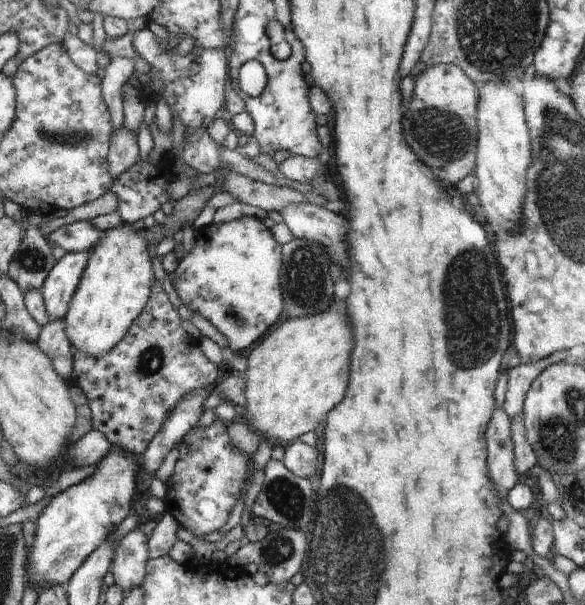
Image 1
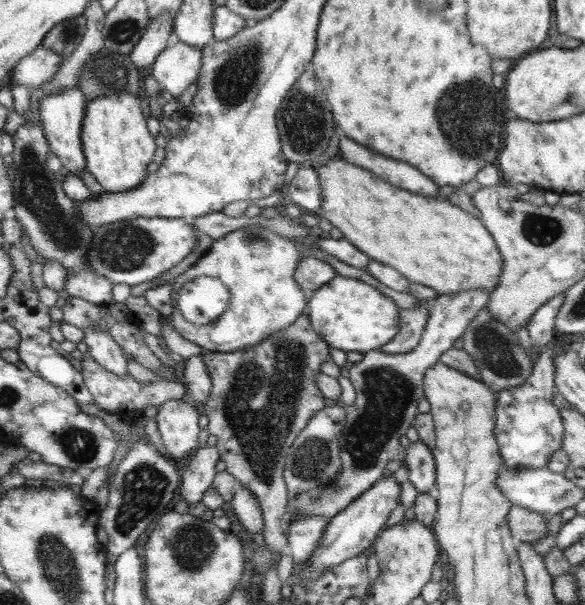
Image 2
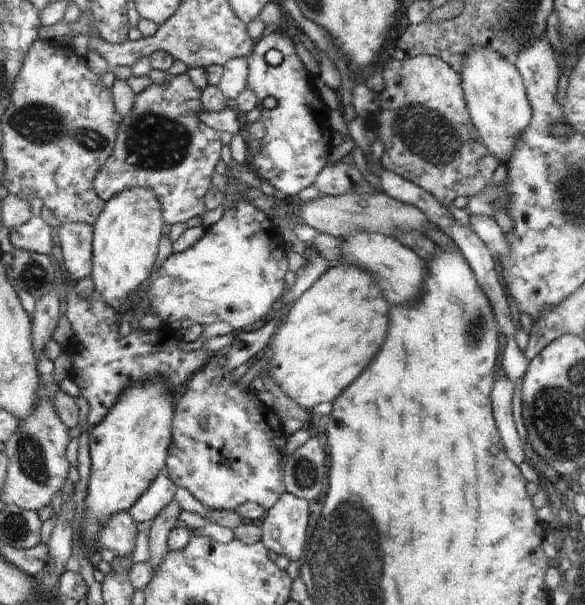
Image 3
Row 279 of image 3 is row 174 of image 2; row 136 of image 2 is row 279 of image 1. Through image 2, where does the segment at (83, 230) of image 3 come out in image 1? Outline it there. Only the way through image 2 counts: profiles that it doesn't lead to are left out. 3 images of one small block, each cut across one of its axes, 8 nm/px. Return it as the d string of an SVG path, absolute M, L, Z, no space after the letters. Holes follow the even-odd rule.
M88 252L66 253L48 273L40 292L50 321L65 318L88 259Z

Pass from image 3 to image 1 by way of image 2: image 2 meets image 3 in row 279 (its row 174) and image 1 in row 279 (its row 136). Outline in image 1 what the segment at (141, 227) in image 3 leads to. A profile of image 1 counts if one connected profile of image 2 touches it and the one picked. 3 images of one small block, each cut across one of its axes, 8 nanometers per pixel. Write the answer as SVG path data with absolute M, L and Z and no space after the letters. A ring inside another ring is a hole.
M128 223L106 229L97 245L88 252L89 259L85 266L78 288L69 304L64 318L67 324L65 333L73 347L91 357L105 355L124 338L132 323L140 316L151 295L152 283L155 280L148 253L146 229L134 229Z

